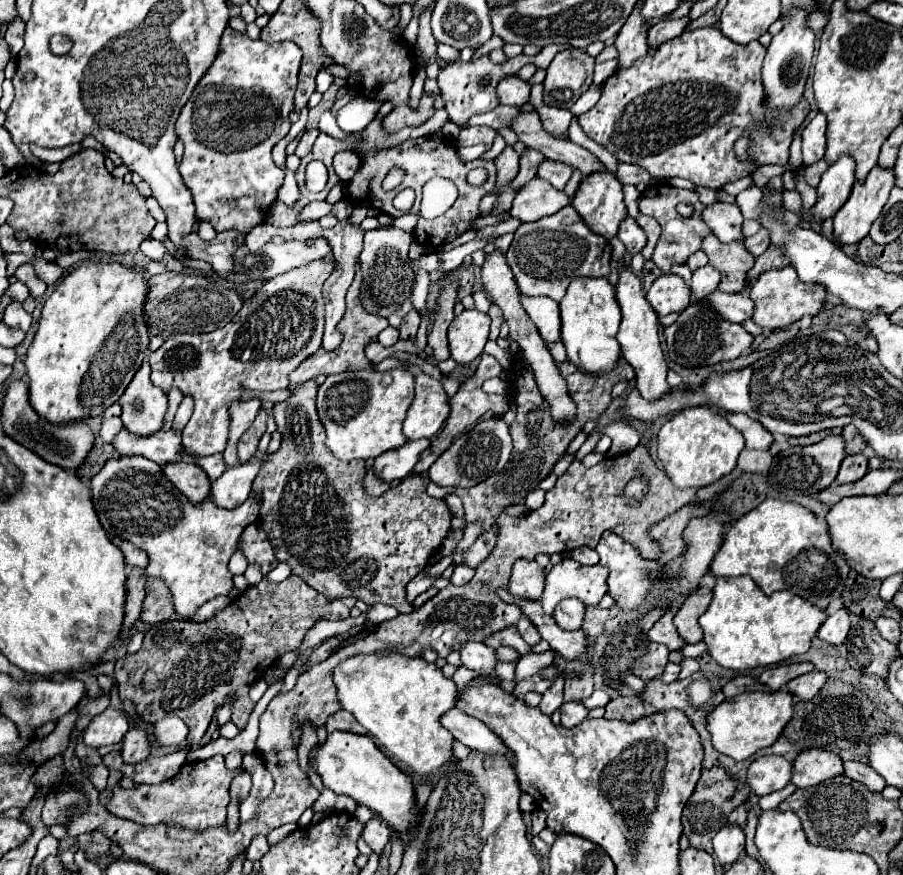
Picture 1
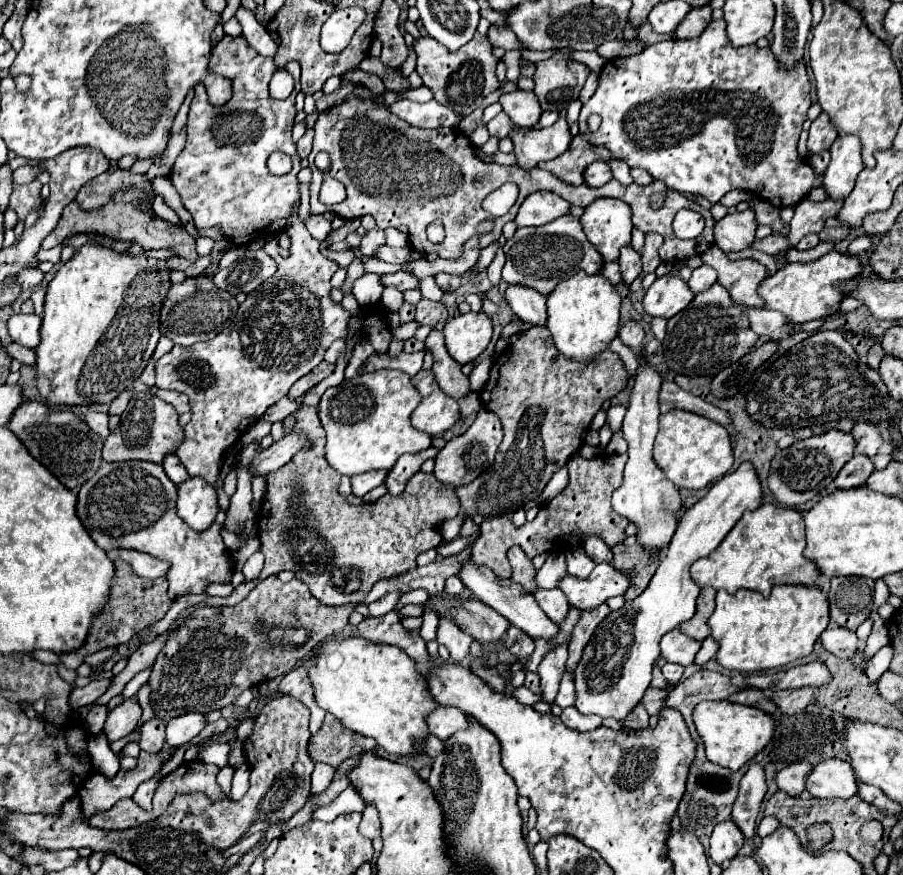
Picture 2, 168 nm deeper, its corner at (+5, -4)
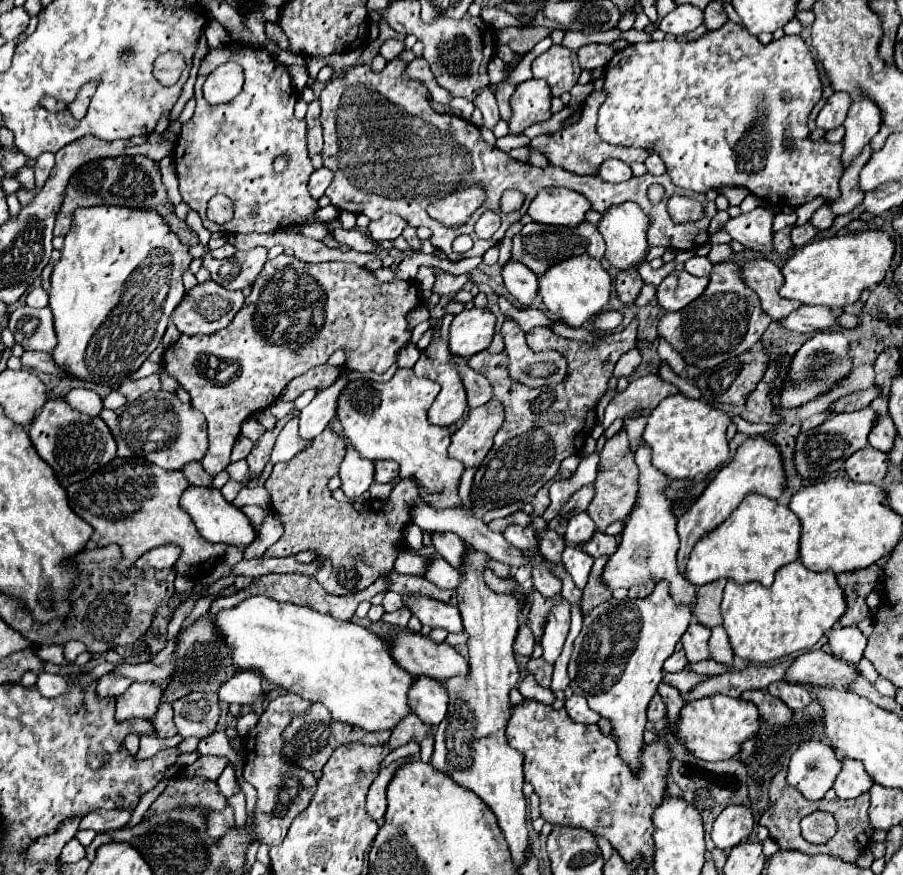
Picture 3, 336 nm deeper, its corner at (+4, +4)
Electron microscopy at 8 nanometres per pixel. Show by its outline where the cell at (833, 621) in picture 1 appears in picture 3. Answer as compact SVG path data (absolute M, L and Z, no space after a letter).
M857 625L833 627L827 631L827 639L833 655L847 663L859 663L859 659L863 657L863 649L867 645L867 637L859 631Z

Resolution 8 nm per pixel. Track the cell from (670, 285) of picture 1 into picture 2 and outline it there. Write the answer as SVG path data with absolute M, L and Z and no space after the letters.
M668 273L664 277L658 277L652 283L652 287L646 291L644 311L652 317L670 319L682 309L686 309L692 299L694 299L694 293L688 287L688 283L680 275Z

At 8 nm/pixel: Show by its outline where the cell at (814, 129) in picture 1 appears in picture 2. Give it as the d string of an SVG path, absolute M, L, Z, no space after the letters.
M820 113L818 119L810 127L810 139L808 139L808 151L810 153L820 153L828 149L834 139L838 137L838 129L832 125L830 117L826 113Z

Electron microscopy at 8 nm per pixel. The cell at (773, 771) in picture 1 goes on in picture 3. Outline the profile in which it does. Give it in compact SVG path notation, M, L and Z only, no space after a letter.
M807 741L789 761L787 783L799 789L807 799L819 801L831 789L839 771L841 761L835 757L829 745Z

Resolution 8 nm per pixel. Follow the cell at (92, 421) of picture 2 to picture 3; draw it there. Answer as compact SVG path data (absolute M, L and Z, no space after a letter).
M77 387L77 389L69 391L65 401L73 409L77 409L79 413L85 413L89 417L97 417L103 409L103 399L95 391L89 391L89 389L83 389L83 387Z

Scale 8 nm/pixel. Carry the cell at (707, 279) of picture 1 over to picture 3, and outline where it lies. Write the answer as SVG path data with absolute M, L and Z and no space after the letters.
M691 257L685 263L685 271L689 271L695 277L709 277L713 271L713 263L707 257Z

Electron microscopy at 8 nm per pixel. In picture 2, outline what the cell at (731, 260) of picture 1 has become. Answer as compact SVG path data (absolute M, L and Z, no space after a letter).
M712 245L704 255L702 263L714 267L718 271L718 283L724 285L734 303L742 303L746 307L764 307L764 299L756 293L760 283L768 277L768 269L754 259L730 261L720 247Z

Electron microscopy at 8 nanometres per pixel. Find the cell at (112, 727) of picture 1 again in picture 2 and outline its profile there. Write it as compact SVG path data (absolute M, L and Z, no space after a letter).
M136 697L124 699L118 707L114 707L108 713L108 719L104 725L104 733L106 733L108 741L116 741L116 739L130 735L138 727L140 717L142 717L142 707L140 707L138 699Z

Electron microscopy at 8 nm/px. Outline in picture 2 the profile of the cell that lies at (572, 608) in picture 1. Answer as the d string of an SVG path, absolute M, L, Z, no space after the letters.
M536 589L534 593L534 599L538 601L538 605L542 607L542 611L554 621L554 623L562 623L570 605L568 605L568 599L562 591L558 589Z

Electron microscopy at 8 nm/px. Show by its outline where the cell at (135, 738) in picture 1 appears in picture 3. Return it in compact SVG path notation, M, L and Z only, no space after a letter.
M161 703L157 715L151 719L151 723L153 723L153 729L155 729L157 737L173 737L173 735L177 735L177 729L173 725L171 703Z

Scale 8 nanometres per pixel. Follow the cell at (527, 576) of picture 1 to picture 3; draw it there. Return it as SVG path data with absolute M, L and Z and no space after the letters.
M511 525L503 531L503 537L517 549L521 551L527 551L527 549L533 549L537 545L537 539L535 539L535 533L531 531L531 527L519 527L519 525Z

